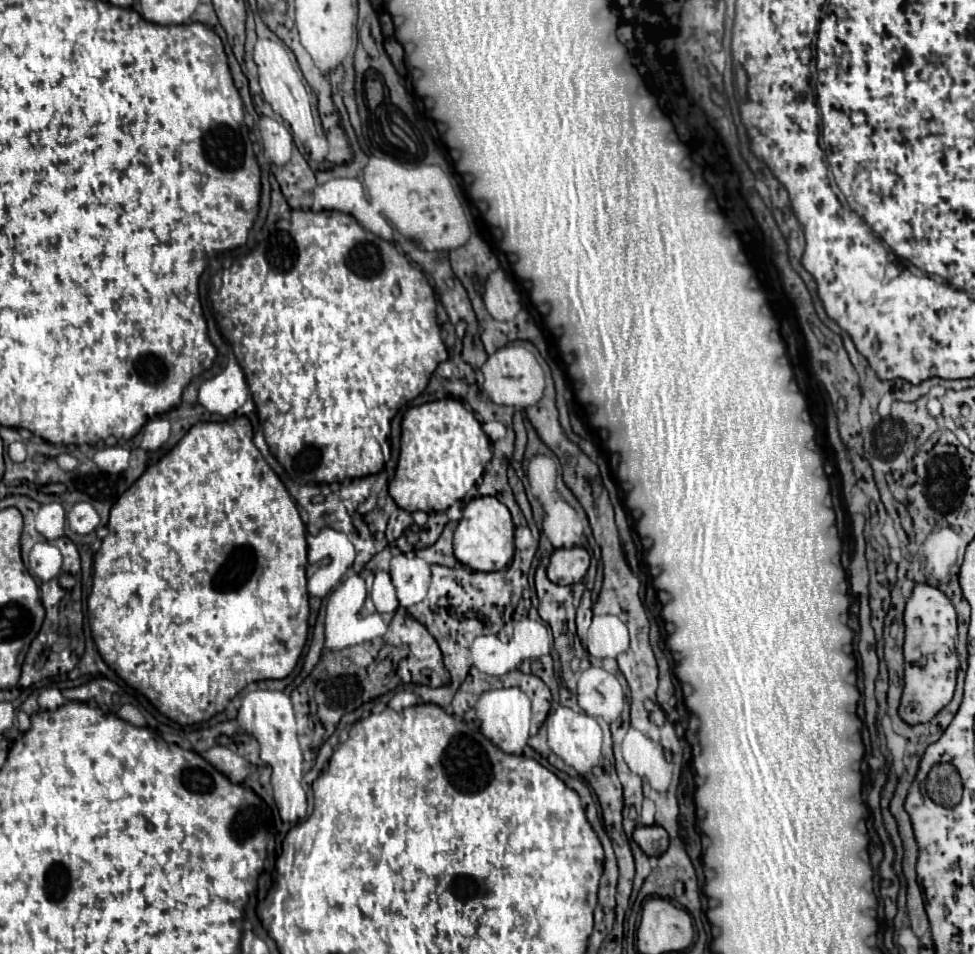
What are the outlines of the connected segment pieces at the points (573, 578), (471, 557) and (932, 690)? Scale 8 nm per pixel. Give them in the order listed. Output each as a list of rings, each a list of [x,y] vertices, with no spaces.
[[[584,547],[556,549],[550,557],[548,579],[556,585],[572,585],[580,583],[588,571],[590,555]]]
[[[476,497],[462,513],[462,519],[454,531],[454,555],[462,565],[474,571],[500,571],[514,555],[514,523],[506,505],[496,497]]]
[[[916,583],[904,607],[904,695],[900,701],[900,717],[908,725],[925,723],[943,709],[957,683],[959,659],[956,651],[958,620],[950,599],[928,583]]]

